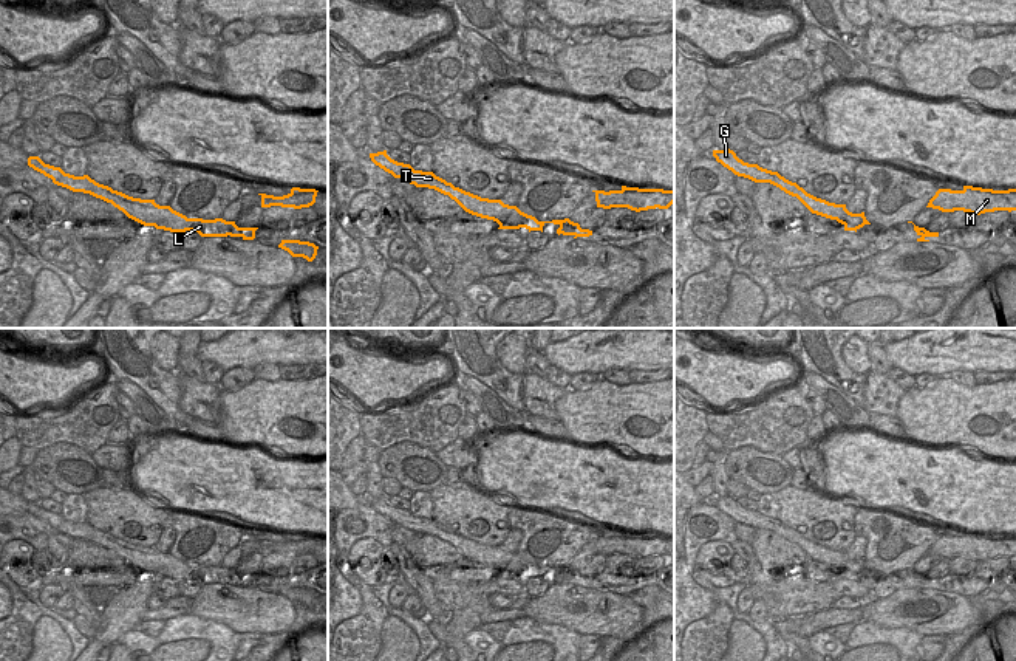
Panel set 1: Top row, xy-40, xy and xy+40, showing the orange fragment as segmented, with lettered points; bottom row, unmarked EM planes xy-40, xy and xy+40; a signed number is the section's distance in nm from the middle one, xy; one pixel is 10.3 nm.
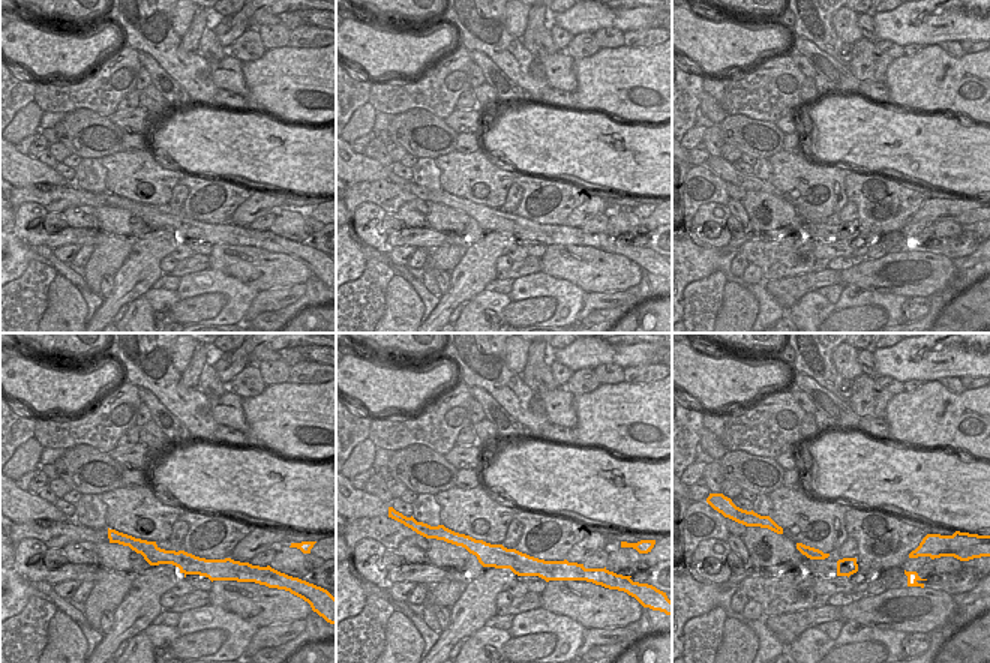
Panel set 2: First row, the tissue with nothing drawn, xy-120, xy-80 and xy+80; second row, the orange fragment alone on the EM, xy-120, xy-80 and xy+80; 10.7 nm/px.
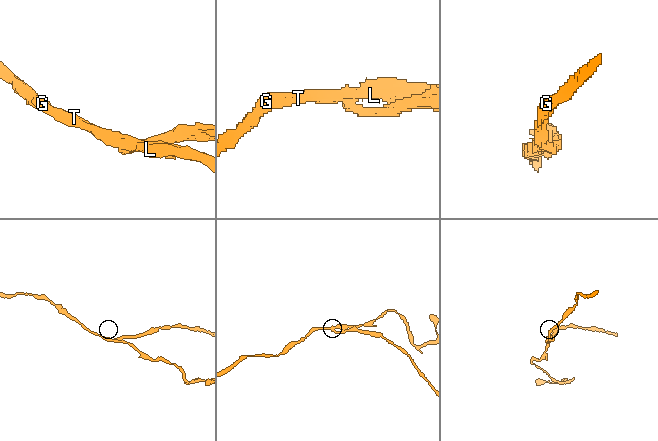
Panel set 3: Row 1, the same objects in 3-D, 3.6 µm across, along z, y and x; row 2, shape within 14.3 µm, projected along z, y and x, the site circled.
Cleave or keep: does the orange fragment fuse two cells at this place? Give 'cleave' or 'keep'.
cleave

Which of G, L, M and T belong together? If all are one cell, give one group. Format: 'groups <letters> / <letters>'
groups G L T / M

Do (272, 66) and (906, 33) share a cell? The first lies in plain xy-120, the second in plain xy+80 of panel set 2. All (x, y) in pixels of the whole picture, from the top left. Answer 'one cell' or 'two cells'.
two cells

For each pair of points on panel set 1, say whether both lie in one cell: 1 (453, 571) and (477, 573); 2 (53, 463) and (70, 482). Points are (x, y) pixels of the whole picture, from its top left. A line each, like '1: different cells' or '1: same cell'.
1: same cell
2: same cell

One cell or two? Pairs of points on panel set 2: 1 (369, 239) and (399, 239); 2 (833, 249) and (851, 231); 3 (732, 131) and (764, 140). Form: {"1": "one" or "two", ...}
{"1": "two", "2": "two", "3": "one"}

